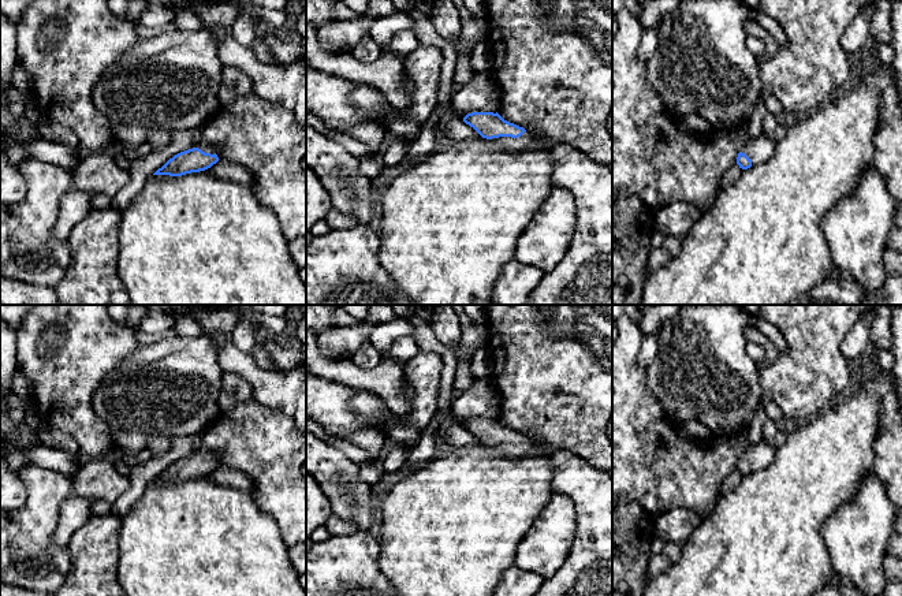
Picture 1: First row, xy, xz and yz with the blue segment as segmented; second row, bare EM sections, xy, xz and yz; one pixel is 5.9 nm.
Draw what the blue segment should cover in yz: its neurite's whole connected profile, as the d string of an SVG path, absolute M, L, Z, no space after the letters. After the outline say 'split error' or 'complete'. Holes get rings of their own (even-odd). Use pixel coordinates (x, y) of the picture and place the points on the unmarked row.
M763 439L756 444L749 444L737 463L737 470L742 476L767 468L775 458L776 450L769 440Z; split error

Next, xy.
M200 450L193 455L175 461L153 481L182 483L191 478L205 477L217 468L219 463L215 457L210 452Z; split error

